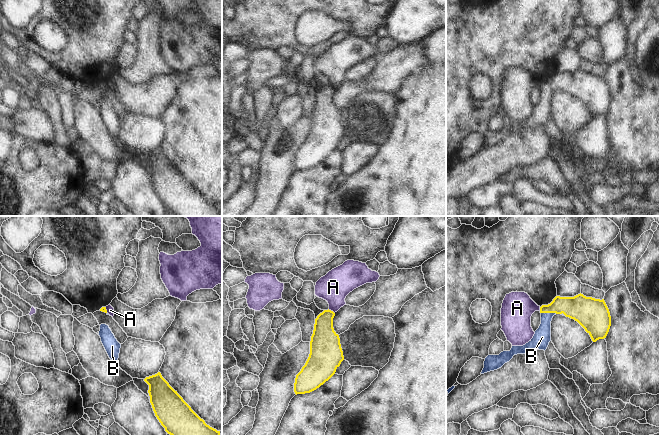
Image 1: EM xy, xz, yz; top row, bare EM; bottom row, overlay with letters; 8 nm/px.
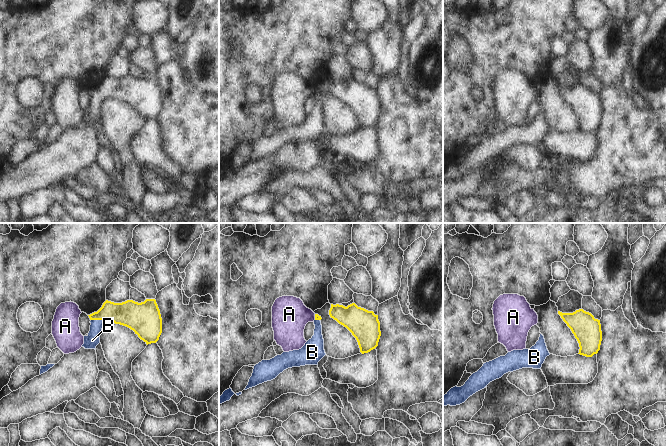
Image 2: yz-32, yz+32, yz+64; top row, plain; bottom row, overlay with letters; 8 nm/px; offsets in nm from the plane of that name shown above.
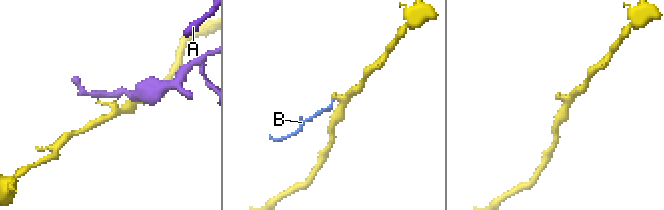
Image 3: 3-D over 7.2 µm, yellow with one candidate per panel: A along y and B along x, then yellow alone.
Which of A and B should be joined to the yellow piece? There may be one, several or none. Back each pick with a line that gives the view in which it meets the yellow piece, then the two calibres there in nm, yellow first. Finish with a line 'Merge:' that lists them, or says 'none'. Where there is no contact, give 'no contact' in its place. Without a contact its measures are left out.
B: contact in yz; calibres 200 and 140 nm
Merge: B

